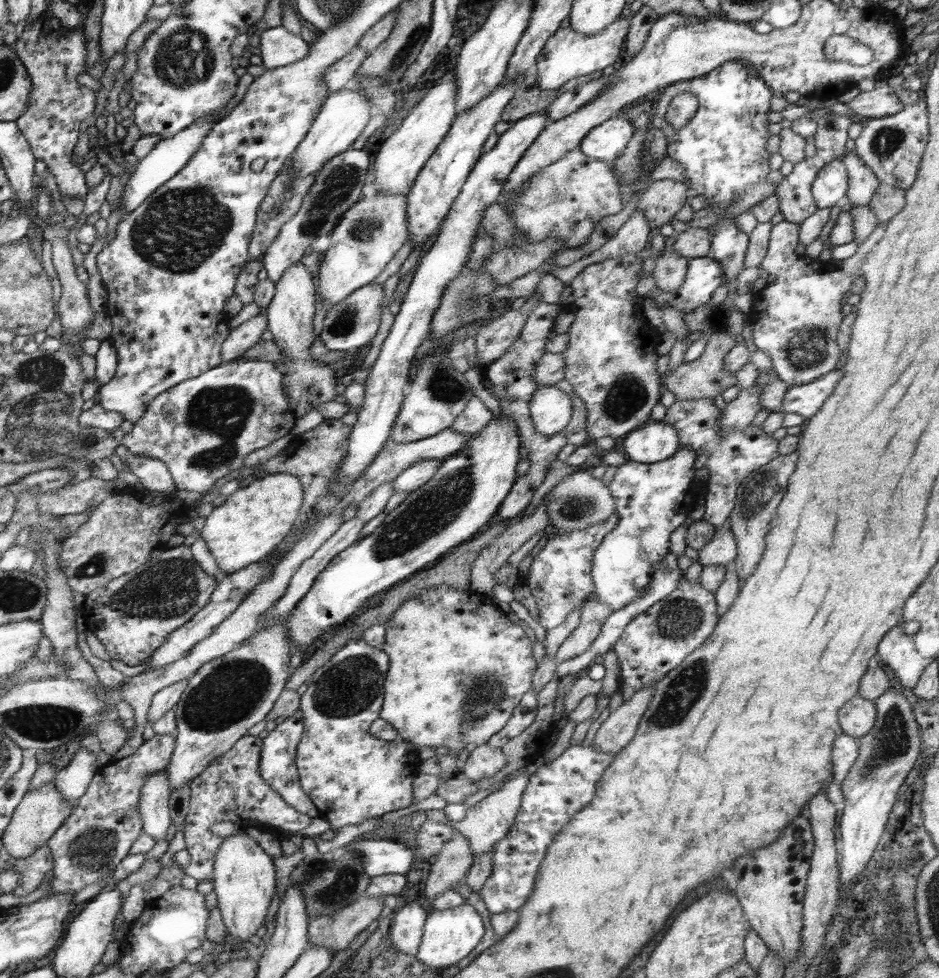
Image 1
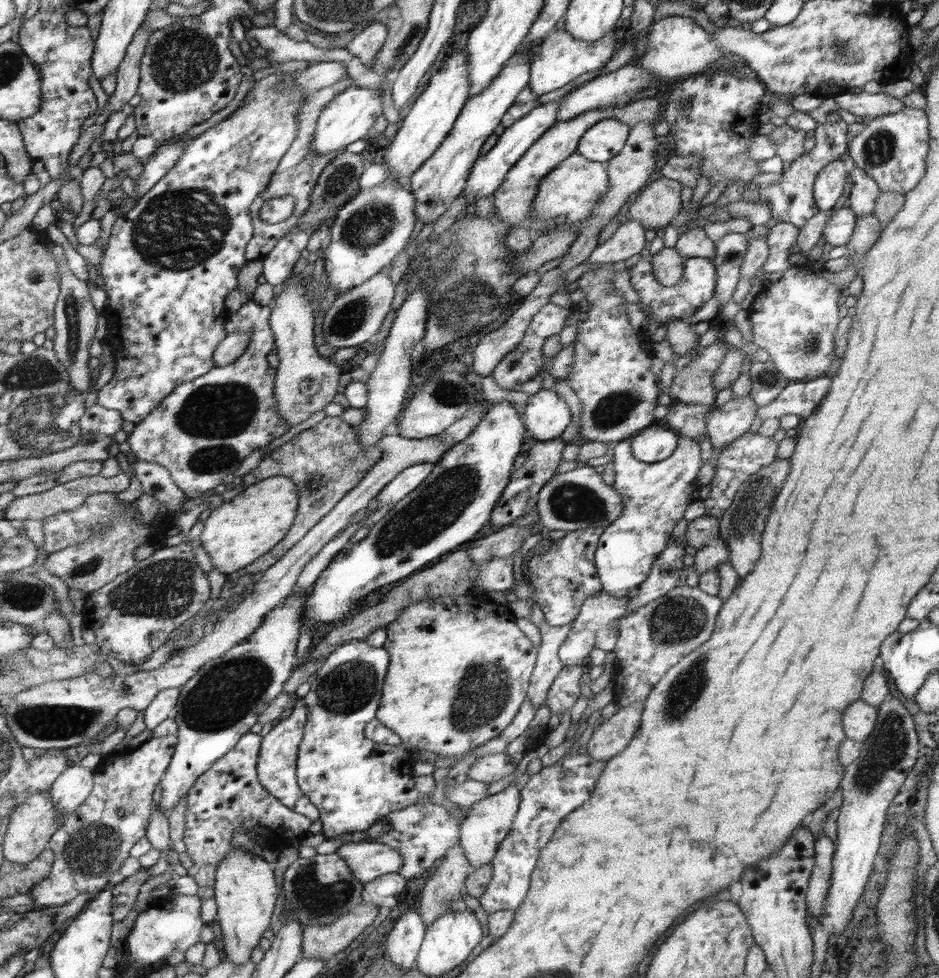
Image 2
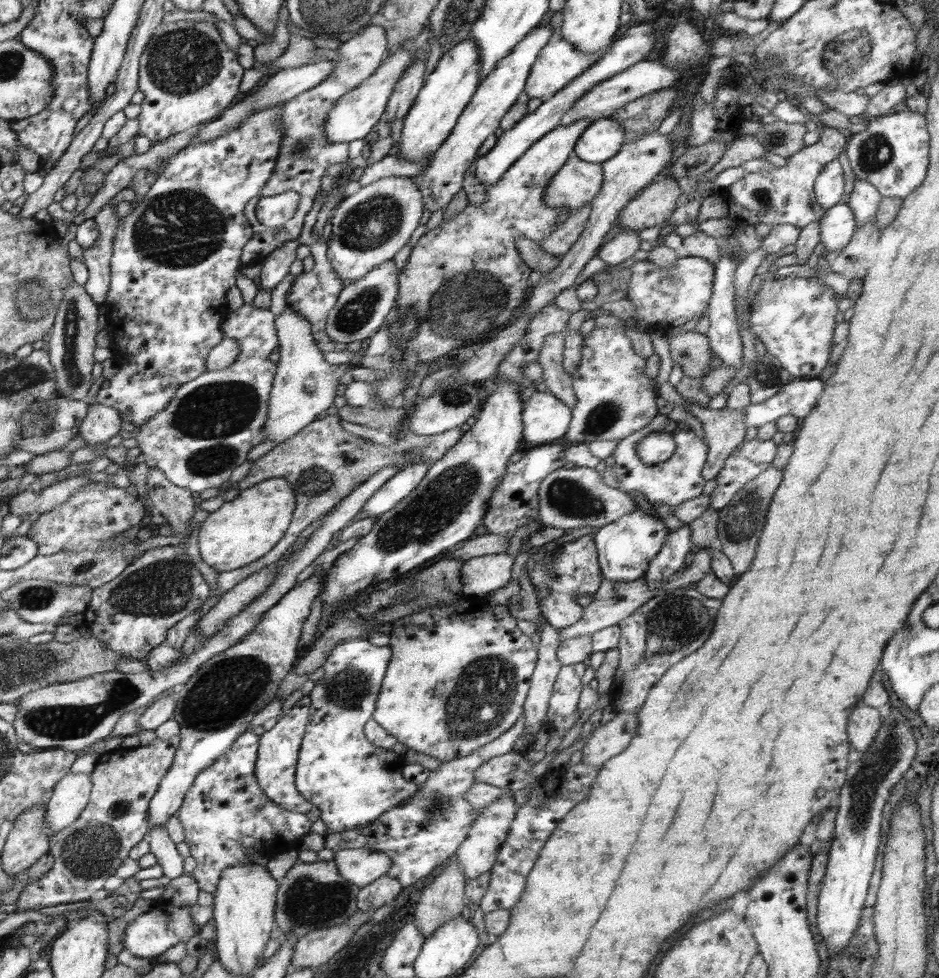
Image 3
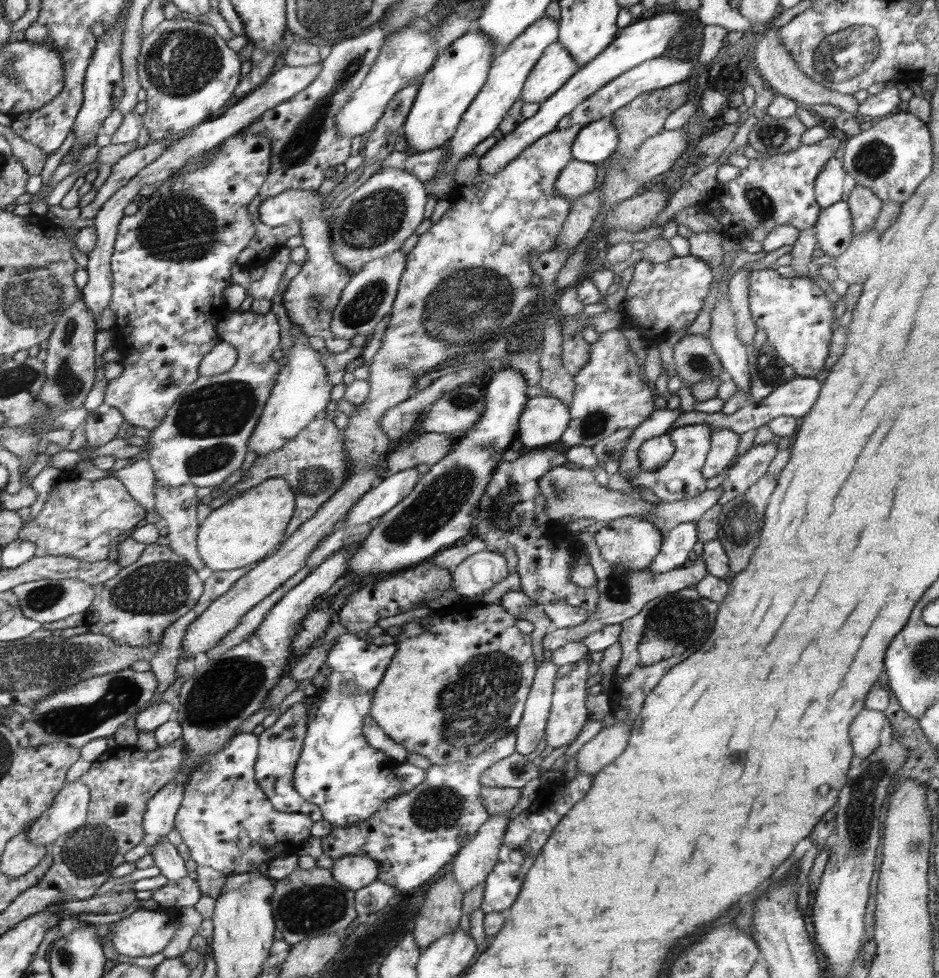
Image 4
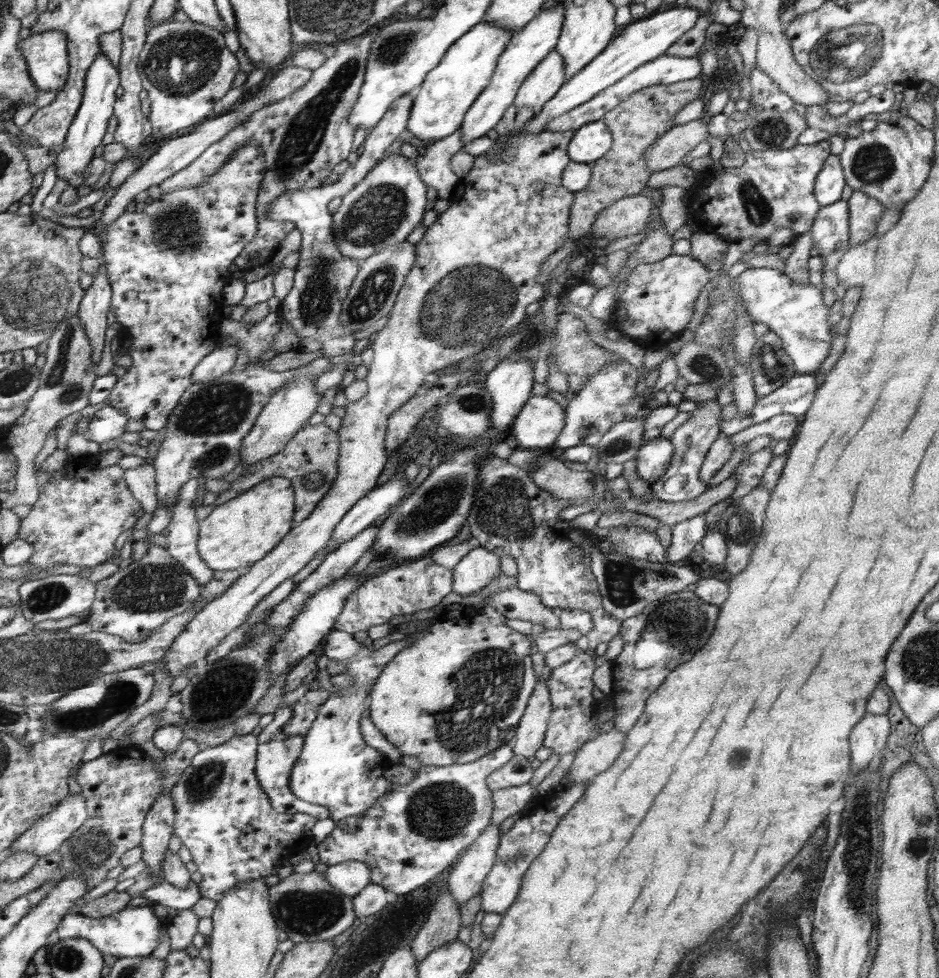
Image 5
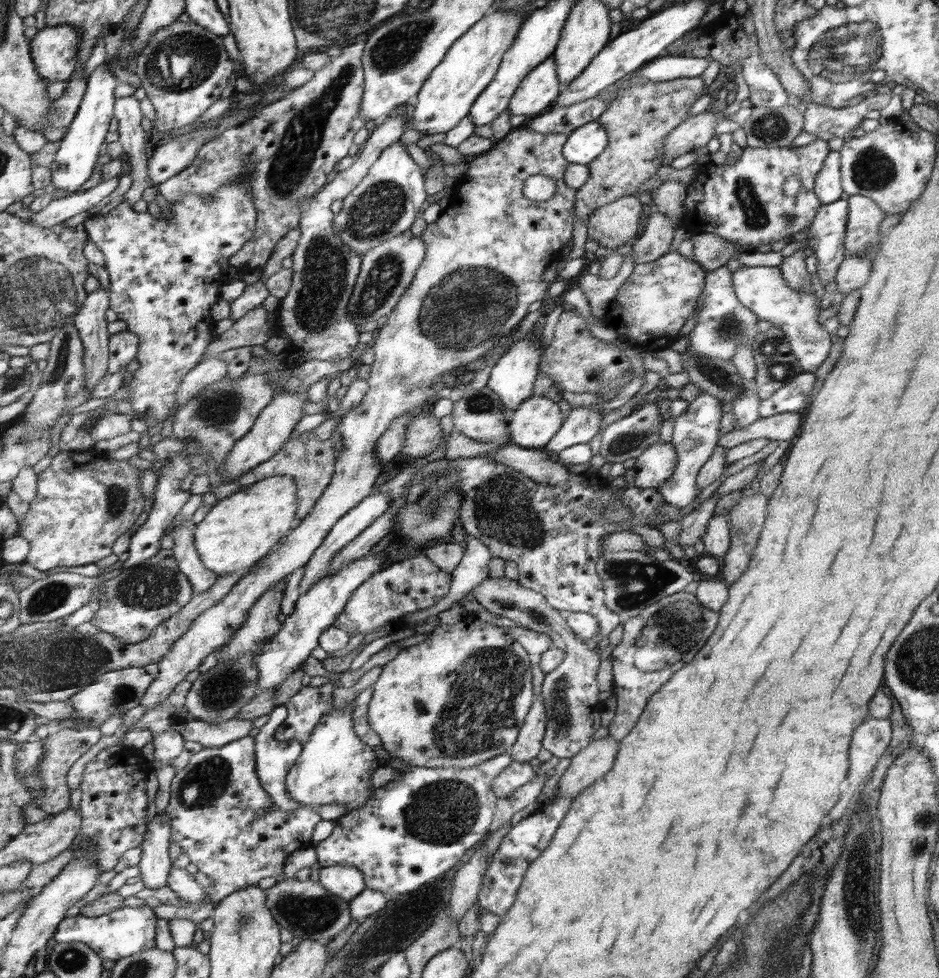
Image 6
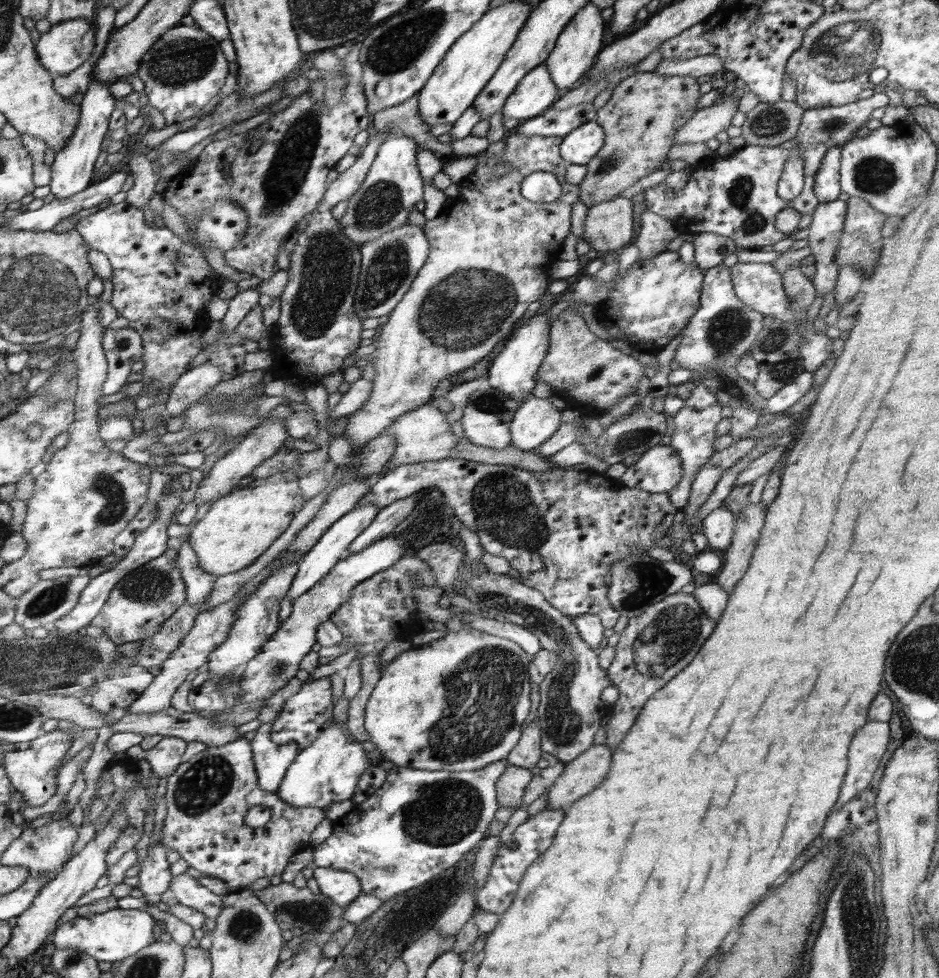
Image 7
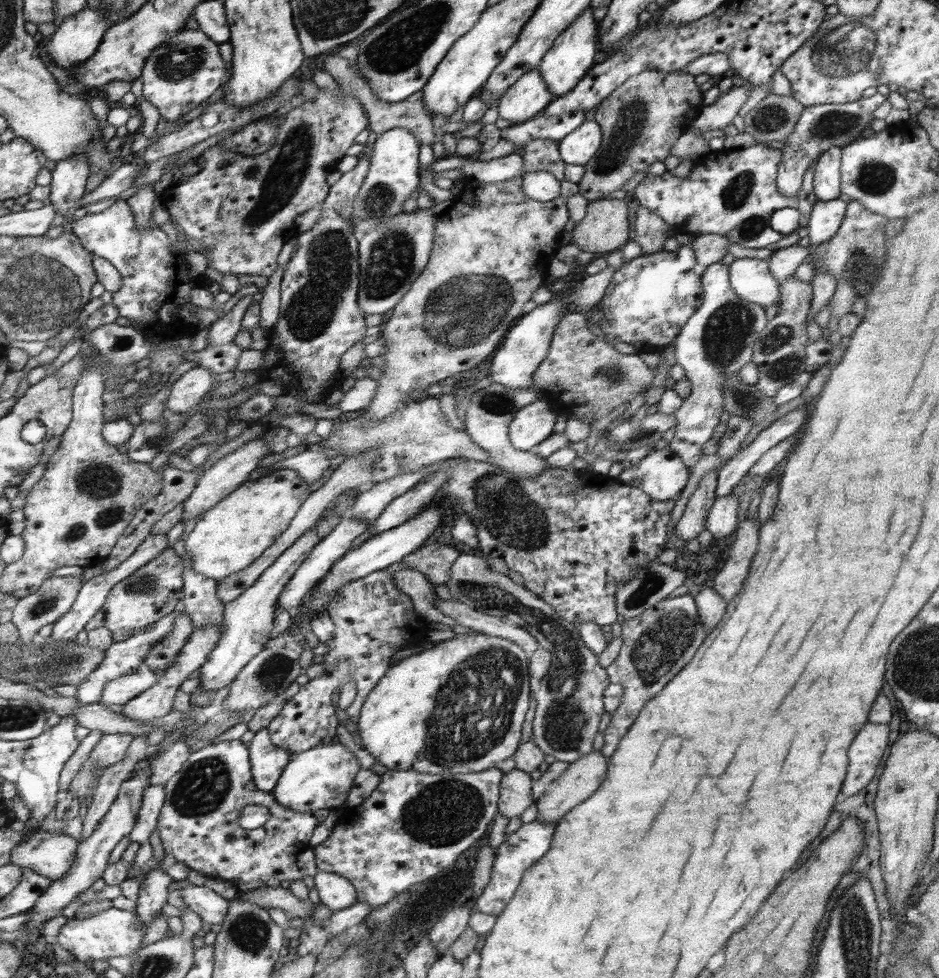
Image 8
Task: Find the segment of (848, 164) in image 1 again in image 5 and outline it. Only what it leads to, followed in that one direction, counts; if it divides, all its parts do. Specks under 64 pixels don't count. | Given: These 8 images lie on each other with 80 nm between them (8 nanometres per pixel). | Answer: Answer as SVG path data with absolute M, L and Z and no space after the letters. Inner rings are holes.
M854 191L847 203L849 206L849 248L851 248L878 235L877 226L886 208L860 191Z

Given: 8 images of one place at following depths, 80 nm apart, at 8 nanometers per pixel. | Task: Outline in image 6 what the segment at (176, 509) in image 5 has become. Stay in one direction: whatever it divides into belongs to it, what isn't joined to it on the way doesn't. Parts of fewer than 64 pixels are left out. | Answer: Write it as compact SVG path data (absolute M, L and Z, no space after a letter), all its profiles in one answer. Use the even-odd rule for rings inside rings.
M186 521L173 526L172 537L174 547L171 549L173 557L180 564L181 571L189 578L193 585L193 594L208 590L218 580L219 575L208 570L201 561L194 543L194 521Z

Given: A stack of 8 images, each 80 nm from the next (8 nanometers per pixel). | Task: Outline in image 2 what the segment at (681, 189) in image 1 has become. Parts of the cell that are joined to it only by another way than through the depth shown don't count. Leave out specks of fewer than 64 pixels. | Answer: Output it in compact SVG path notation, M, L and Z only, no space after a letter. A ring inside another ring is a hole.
M661 177L638 192L636 202L632 202L630 210L628 210L628 221L635 220L639 222L646 229L664 229L670 225L670 220L677 214L681 214L682 200L680 192L683 188L681 182Z

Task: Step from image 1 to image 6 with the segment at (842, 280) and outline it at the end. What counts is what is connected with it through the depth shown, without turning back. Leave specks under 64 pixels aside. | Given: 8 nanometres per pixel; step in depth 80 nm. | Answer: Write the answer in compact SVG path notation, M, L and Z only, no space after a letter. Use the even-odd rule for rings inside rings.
M740 266L733 272L733 287L738 300L749 308L759 320L768 320L774 327L784 331L791 351L799 360L803 372L815 373L826 360L832 346L830 333L818 323L818 314L822 310L817 305L813 292L798 292L787 285L780 267L771 266Z

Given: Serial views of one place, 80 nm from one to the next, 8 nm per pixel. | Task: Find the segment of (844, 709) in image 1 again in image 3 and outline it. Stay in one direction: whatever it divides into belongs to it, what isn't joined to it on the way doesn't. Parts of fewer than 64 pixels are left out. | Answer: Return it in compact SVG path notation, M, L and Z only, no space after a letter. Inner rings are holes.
M858 706L848 718L848 738L850 744L858 752L866 752L874 742L877 732L882 726L882 719L877 708Z

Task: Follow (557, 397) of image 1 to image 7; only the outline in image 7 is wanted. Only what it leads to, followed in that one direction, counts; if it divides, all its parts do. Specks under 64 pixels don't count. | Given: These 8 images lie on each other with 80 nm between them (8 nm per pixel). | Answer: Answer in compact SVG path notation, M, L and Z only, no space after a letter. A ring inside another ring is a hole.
M531 395L513 415L513 423L509 426L512 446L522 451L534 451L545 445L563 424L560 410L548 399Z

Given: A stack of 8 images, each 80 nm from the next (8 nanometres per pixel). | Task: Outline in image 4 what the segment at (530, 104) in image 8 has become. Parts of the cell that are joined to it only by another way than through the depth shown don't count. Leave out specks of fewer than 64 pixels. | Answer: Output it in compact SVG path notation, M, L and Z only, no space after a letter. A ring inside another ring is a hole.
M553 42L526 80L520 100L524 103L543 103L557 93L578 70L578 63L566 53L562 44Z

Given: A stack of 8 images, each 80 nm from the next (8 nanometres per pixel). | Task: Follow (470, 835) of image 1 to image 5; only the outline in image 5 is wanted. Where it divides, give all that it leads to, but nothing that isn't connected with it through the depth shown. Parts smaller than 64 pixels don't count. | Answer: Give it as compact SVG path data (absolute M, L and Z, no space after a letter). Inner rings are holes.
M492 824L458 859L457 865L450 870L448 877L448 891L457 899L458 906L464 905L468 899L479 895L486 876L491 871L495 861L496 851L499 845L499 825Z

